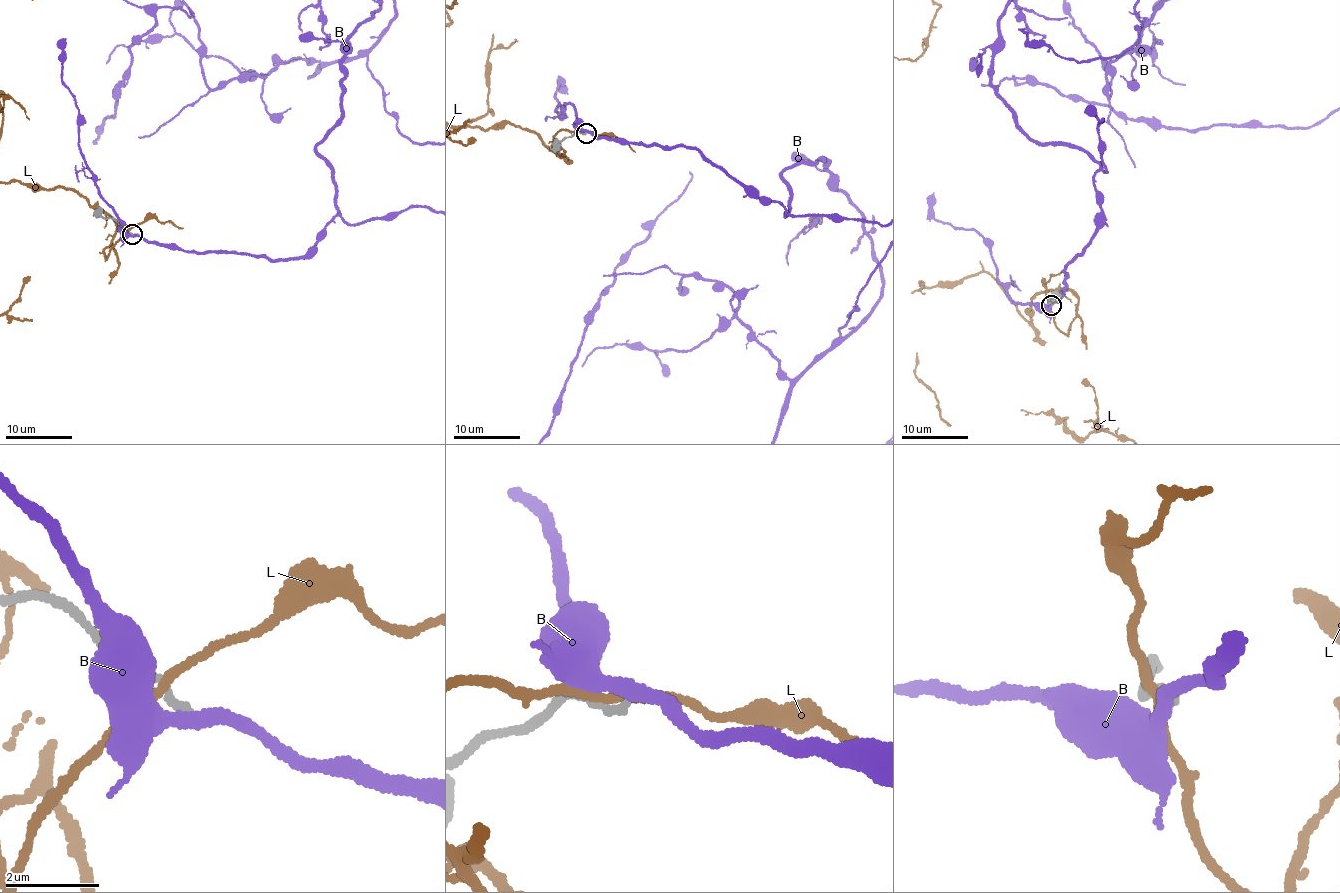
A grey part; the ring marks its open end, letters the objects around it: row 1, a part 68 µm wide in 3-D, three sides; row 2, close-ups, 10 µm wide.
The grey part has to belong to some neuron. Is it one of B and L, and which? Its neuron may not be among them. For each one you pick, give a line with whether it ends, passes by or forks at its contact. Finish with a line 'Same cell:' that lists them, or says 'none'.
B: it passes by
Same cell: B

